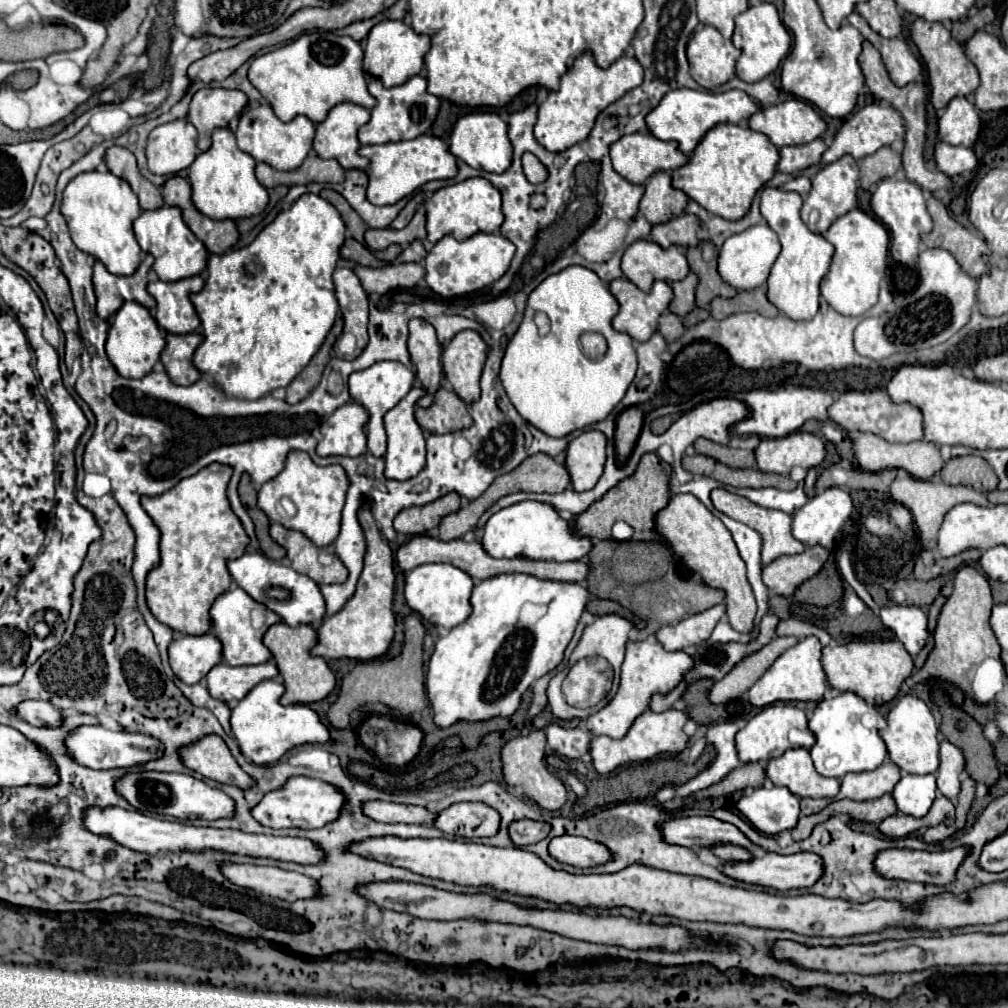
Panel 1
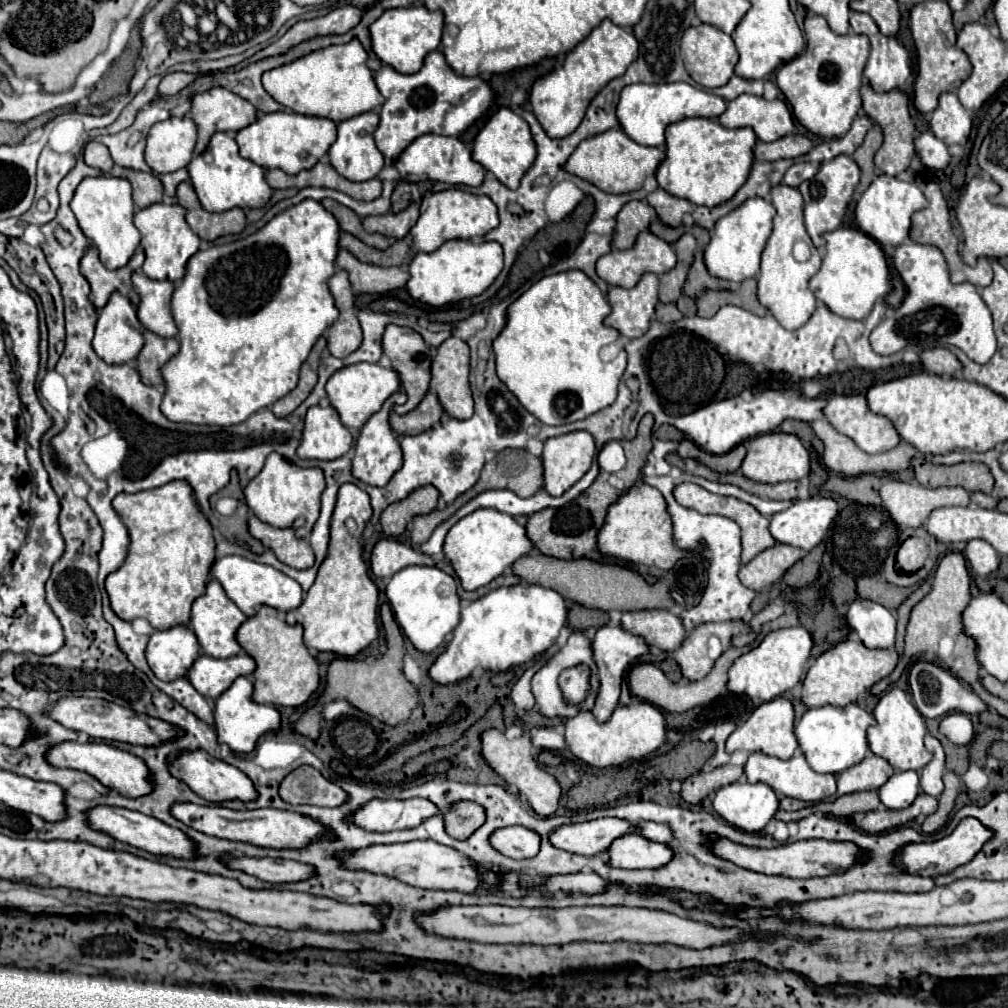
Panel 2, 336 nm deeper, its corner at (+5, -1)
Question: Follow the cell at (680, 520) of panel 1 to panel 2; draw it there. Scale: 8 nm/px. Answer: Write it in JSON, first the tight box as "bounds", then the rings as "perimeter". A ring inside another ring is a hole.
{"bounds":[599,480,685,570],"perimeter":[[[641,480],[609,508],[607,522],[603,524],[603,530],[599,530],[599,550],[607,556],[657,570],[671,570],[681,558],[685,558],[685,554],[675,546],[673,522],[663,494]]]}

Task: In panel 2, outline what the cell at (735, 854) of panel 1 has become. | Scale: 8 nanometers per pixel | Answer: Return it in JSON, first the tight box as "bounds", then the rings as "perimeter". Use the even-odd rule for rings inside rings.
{"bounds":[637,822,675,844],"perimeter":[[[645,822],[645,824],[637,824],[637,830],[653,840],[653,842],[663,842],[663,844],[671,844],[675,840],[673,830],[667,824],[657,824],[657,822]]]}

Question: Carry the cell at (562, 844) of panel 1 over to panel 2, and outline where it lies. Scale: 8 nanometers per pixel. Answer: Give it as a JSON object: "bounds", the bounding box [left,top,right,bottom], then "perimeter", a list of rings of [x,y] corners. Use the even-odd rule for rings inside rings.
{"bounds":[491,826,541,858],"perimeter":[[[509,826],[491,836],[491,844],[509,858],[533,858],[541,848],[541,836],[523,826]]]}

